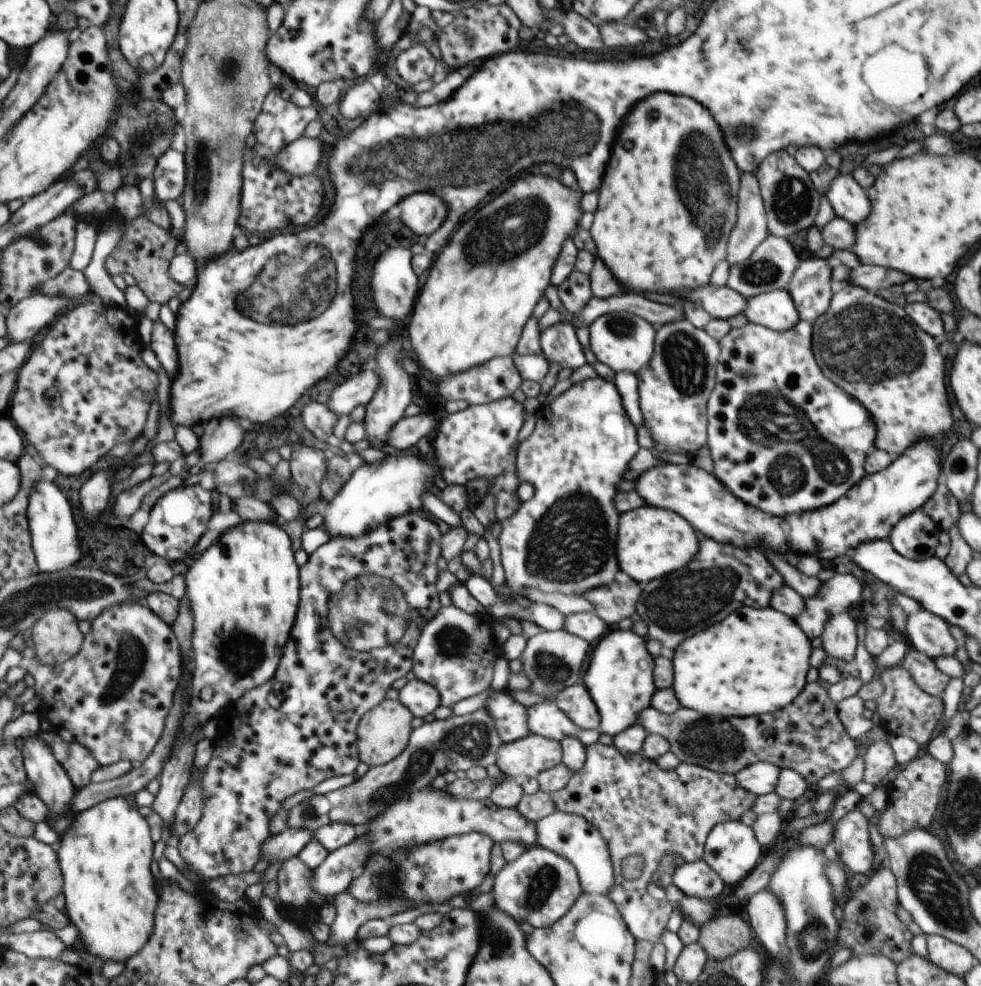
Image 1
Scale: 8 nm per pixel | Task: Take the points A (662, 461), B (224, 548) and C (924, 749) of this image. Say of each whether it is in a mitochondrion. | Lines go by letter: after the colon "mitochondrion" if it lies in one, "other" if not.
A: other
B: other
C: other

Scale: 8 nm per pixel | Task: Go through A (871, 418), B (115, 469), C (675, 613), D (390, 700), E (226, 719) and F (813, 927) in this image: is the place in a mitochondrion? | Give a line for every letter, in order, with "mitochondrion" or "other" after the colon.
A: other
B: other
C: mitochondrion
D: other
E: other
F: mitochondrion

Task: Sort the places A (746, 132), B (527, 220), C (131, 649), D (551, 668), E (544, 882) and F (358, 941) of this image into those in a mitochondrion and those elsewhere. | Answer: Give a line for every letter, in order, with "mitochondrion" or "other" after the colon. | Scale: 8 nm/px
A: mitochondrion
B: mitochondrion
C: mitochondrion
D: mitochondrion
E: mitochondrion
F: other

